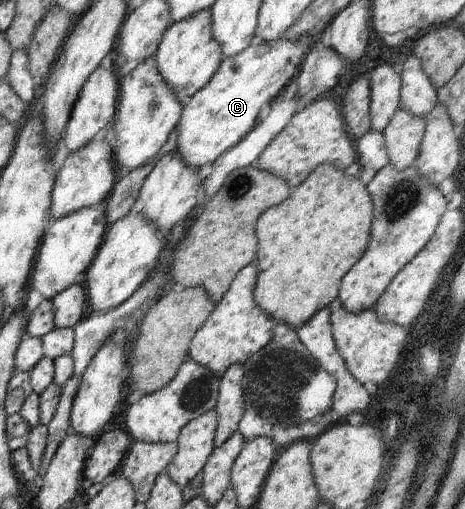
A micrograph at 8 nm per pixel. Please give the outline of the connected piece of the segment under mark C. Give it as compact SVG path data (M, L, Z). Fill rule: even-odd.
M304 35L295 41L255 42L233 57L225 57L213 79L184 104L179 125L176 152L186 164L202 168L212 164L235 147L258 125L258 117L264 104L272 104L282 88L299 72L306 54L315 42L314 36Z

